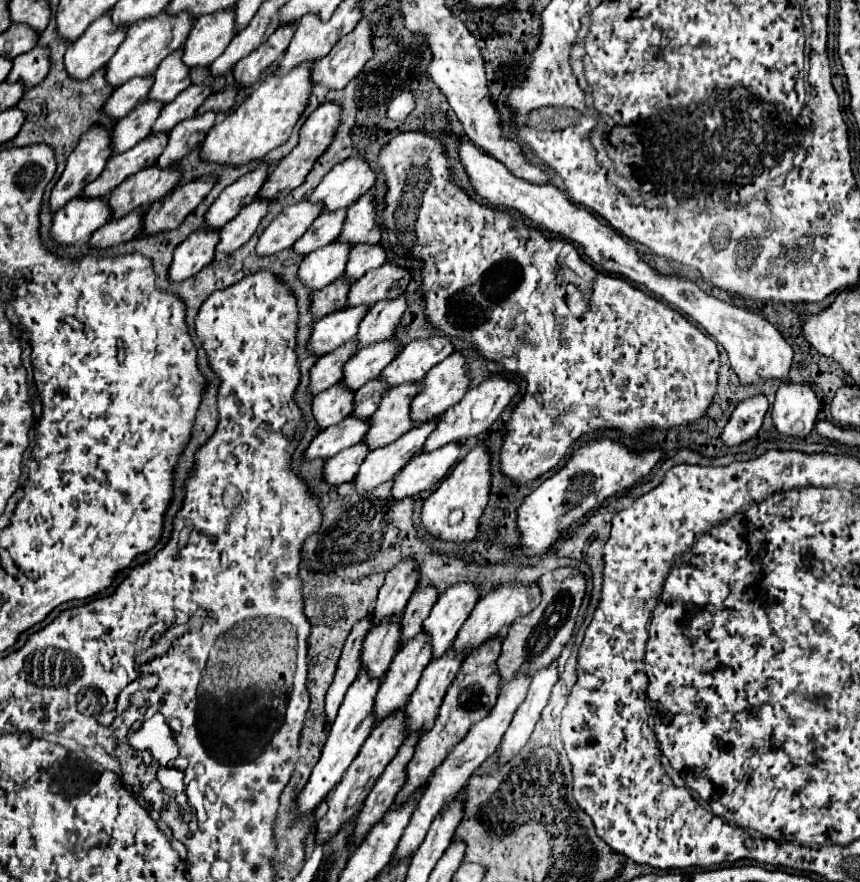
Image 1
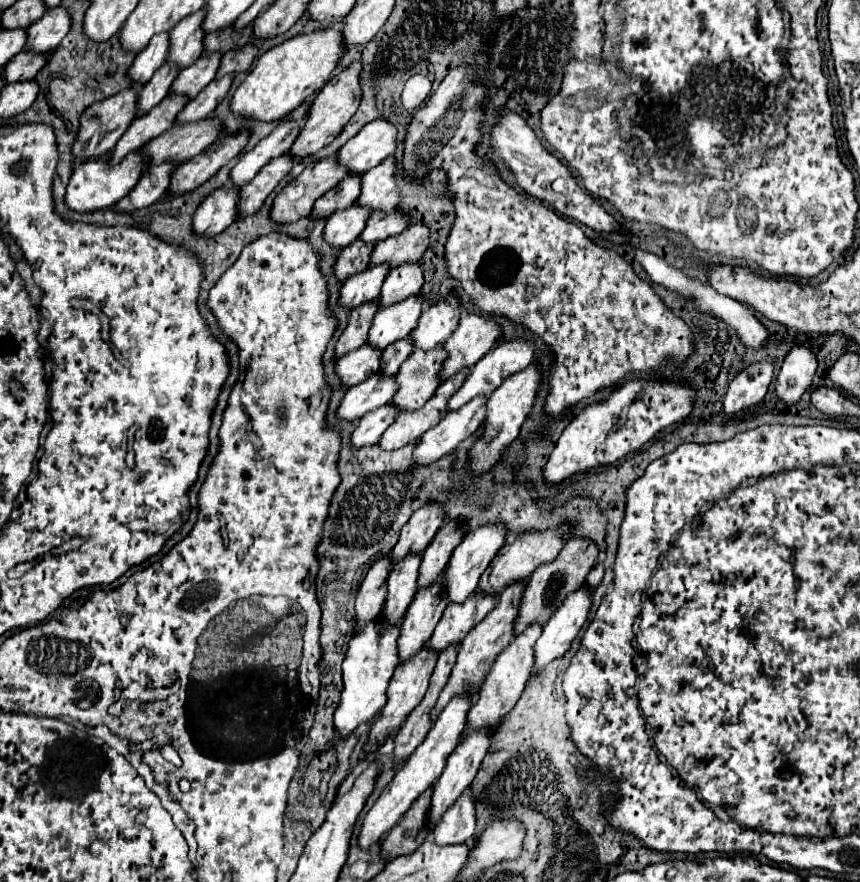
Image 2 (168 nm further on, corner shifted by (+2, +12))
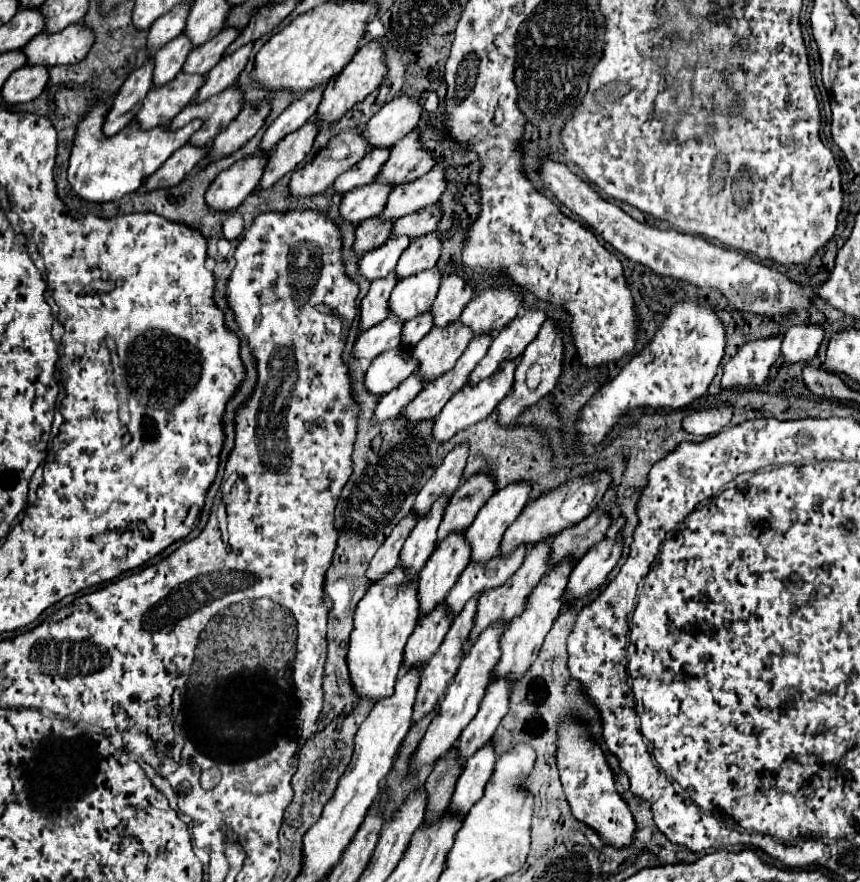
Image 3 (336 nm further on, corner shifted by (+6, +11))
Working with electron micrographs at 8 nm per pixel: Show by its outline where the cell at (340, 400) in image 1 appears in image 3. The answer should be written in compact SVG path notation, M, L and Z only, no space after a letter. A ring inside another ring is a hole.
M388 315L382 323L360 333L354 345L354 355L358 359L374 359L378 353L394 349L400 345L404 323L398 317Z

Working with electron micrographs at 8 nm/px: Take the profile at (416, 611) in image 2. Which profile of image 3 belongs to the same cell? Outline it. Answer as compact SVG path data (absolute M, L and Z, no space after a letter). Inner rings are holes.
M448 533L448 537L436 545L434 553L426 561L422 573L418 575L420 615L430 613L438 603L446 599L446 593L452 589L452 585L456 583L456 579L460 577L460 573L466 569L468 563L470 563L470 543L466 541L464 533Z

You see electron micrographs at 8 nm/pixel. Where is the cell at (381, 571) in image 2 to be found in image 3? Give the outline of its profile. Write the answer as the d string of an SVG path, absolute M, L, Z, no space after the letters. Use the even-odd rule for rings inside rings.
M410 511L402 521L398 521L398 525L394 527L394 531L390 533L390 537L382 543L382 547L376 551L374 559L370 561L370 569L368 569L368 577L370 581L378 581L380 577L384 577L388 571L392 571L398 565L398 557L402 551L402 545L408 537L408 533L416 527L420 517L414 517L414 511Z

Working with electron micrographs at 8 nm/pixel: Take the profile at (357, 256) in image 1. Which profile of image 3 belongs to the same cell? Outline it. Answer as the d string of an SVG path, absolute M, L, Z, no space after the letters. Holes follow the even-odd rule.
M436 163L426 175L406 183L396 185L388 197L382 217L398 219L410 215L426 205L432 205L442 197L442 189L446 189L446 163Z

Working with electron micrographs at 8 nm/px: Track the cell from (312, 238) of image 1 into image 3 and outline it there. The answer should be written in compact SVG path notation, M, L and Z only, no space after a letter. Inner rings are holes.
M374 149L374 151L368 151L366 157L358 165L354 165L352 169L348 169L346 173L342 173L336 179L334 189L338 193L348 193L348 191L352 191L358 185L370 183L380 173L380 169L388 161L388 157L390 157L390 149Z

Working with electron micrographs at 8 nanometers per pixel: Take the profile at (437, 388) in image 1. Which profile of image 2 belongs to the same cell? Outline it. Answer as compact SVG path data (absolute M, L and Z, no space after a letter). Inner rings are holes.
M468 314L460 320L454 334L442 346L448 358L442 364L440 380L448 380L464 368L472 368L496 342L500 330L494 322L482 316Z

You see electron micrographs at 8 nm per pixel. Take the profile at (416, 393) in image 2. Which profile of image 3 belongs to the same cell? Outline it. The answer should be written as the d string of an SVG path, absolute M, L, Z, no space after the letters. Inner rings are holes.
M460 321L446 325L446 329L432 329L412 349L412 357L416 357L420 363L416 373L424 377L424 381L432 381L450 371L472 337L474 333L470 333L470 329L466 329L466 325L462 325Z

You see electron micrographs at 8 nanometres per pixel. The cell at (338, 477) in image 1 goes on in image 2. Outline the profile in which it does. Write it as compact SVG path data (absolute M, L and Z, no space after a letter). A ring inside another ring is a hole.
M388 402L382 408L376 408L374 412L368 412L366 416L362 416L358 420L354 432L350 434L352 448L362 448L362 446L376 444L378 438L382 436L382 432L392 424L396 414L398 414L398 410L394 408L392 402Z

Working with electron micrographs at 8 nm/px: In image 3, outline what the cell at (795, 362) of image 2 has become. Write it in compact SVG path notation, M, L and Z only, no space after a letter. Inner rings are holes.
M792 325L782 341L782 355L786 361L810 361L824 337L824 327L822 325Z

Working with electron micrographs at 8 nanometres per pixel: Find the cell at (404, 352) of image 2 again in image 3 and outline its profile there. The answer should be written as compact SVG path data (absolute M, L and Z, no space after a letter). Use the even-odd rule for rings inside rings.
M430 311L406 321L404 323L404 333L402 333L402 345L404 347L414 347L432 327L434 327L434 317L430 317Z

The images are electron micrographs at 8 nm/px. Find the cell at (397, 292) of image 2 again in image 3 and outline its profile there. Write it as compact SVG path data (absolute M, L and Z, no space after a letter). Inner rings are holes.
M438 231L426 233L410 243L410 247L402 253L398 265L396 265L396 275L398 279L410 277L418 271L432 269L438 261L438 253L442 251L442 241L438 241Z

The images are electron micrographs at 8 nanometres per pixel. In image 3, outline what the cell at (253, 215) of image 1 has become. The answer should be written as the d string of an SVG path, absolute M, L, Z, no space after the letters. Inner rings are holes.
M306 121L304 127L300 127L298 131L286 135L276 149L270 153L266 171L262 175L260 187L268 189L270 185L274 185L278 179L282 179L286 173L294 171L296 165L310 153L314 139L318 135L320 127L316 121Z

